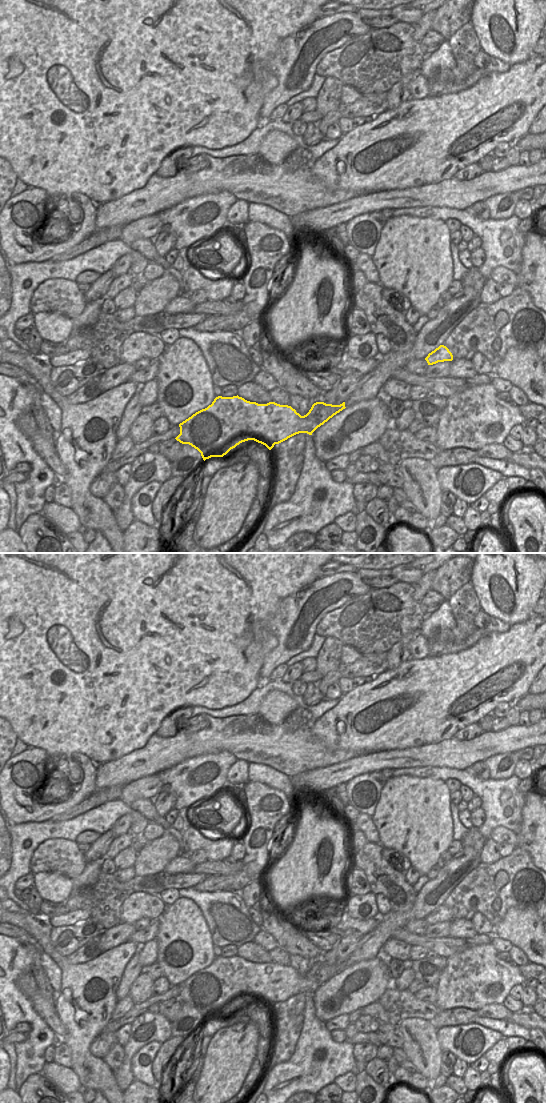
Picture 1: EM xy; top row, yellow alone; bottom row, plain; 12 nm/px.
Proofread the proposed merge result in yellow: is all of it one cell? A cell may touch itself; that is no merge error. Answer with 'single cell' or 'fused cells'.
fused cells

